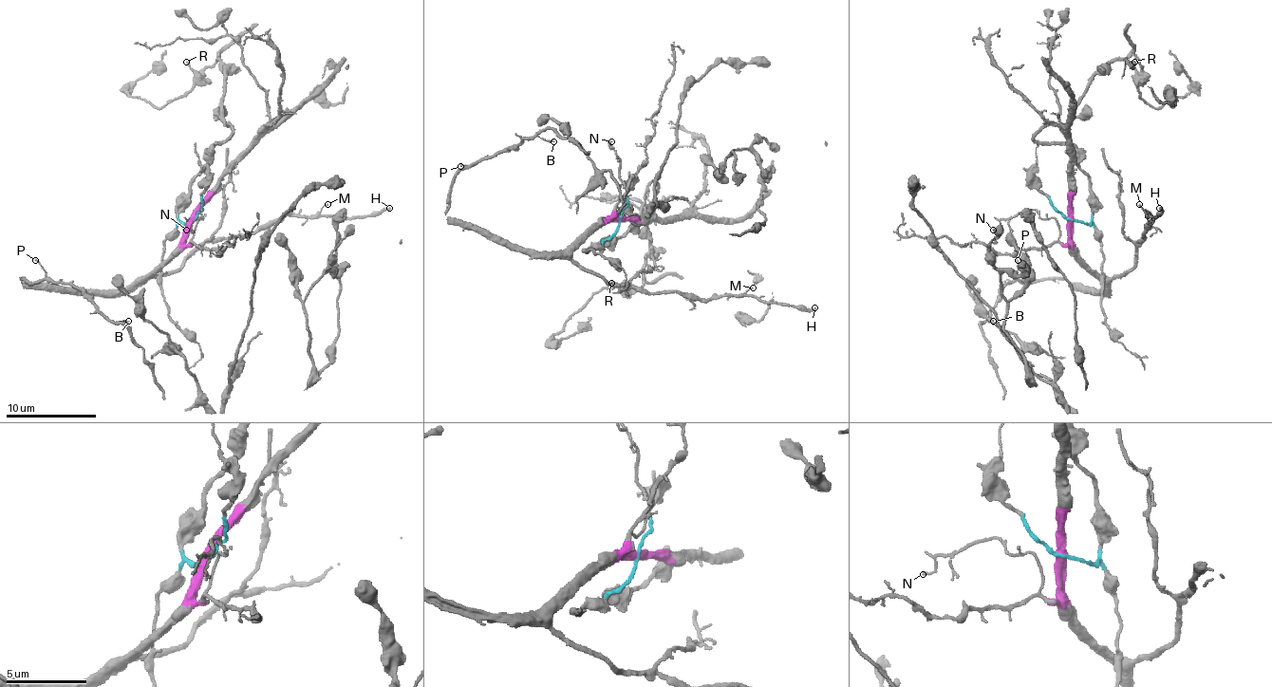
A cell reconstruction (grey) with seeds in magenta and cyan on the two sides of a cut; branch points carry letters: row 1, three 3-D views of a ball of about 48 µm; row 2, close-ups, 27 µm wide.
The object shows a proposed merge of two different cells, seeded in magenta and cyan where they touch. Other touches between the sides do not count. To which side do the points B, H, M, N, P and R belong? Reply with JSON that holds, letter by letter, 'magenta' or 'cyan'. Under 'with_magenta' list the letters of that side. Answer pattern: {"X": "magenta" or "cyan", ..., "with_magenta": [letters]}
{"B": "magenta", "H": "magenta", "M": "magenta", "N": "magenta", "P": "magenta", "R": "cyan", "with_magenta": ["B", "H", "M", "N", "P"]}

